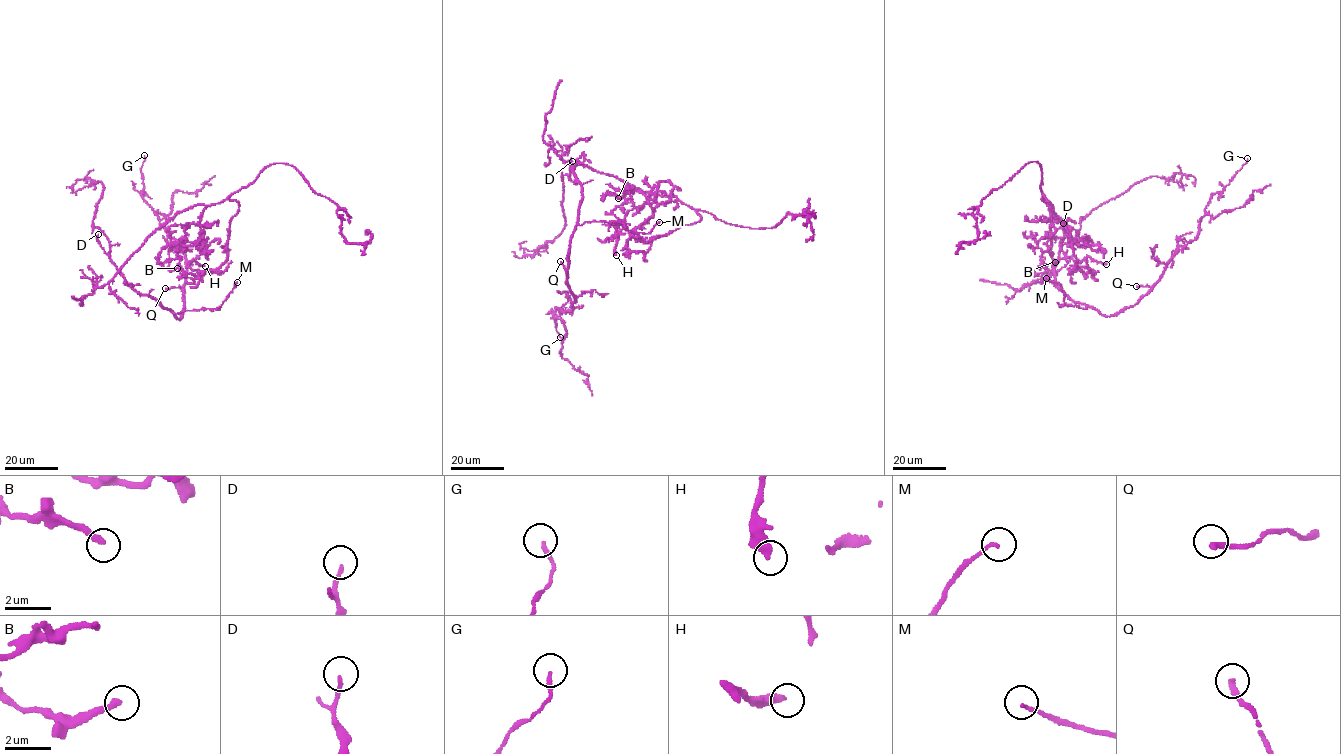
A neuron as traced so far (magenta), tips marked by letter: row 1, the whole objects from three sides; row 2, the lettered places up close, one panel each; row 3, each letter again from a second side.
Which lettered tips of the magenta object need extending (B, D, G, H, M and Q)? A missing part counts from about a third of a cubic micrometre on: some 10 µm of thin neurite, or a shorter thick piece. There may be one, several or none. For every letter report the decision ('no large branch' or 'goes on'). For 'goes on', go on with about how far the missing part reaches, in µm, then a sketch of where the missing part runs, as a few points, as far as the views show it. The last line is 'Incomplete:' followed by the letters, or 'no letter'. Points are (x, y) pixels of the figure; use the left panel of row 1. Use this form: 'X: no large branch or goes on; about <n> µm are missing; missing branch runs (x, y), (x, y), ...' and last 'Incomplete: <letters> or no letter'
B: no large branch
D: no large branch
G: no large branch
H: no large branch
M: no large branch
Q: no large branch
Incomplete: no letter

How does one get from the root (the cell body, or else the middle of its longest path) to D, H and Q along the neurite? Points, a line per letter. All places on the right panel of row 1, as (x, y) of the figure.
D: (1050, 254), (1058, 261), (1063, 223)
H: (1050, 254), (1052, 207), (1043, 195), (1069, 234), (1074, 267), (1087, 257), (1106, 264)
Q: (1050, 254), (1057, 288), (1103, 315), (1131, 307), (1150, 288), (1136, 286)

